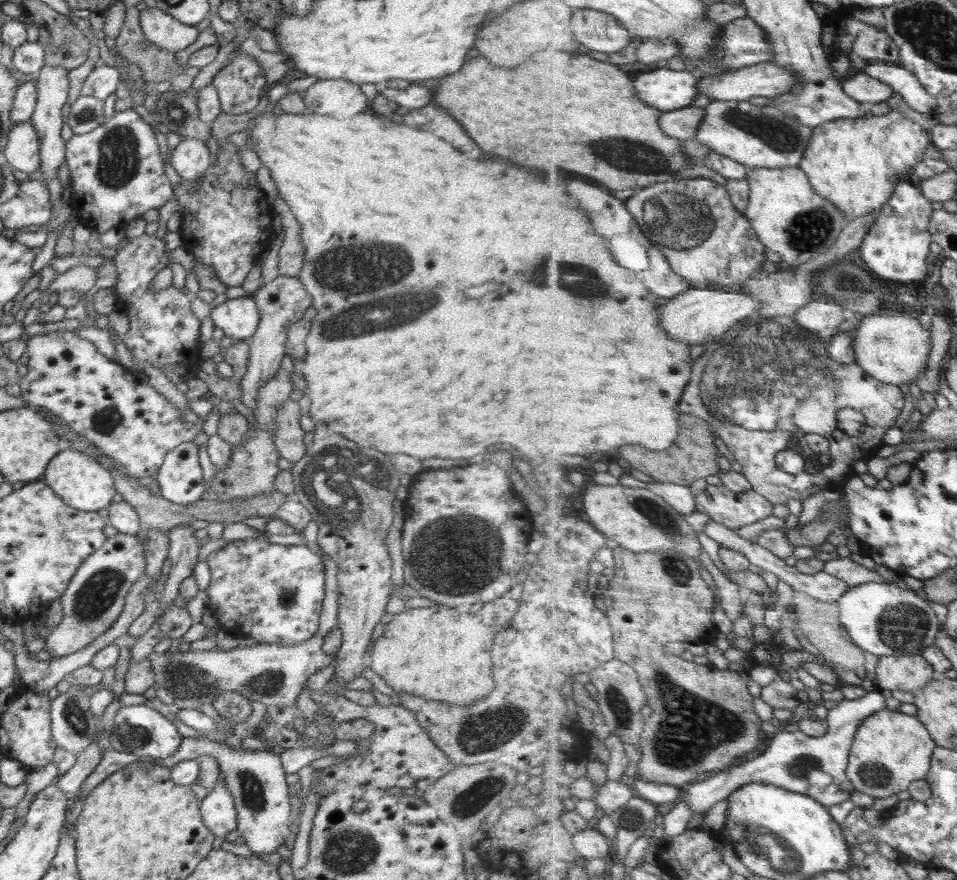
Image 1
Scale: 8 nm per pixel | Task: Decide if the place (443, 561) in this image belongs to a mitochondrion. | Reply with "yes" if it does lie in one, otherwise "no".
yes

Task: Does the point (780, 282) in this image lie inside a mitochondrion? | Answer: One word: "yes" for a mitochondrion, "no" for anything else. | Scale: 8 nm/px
no

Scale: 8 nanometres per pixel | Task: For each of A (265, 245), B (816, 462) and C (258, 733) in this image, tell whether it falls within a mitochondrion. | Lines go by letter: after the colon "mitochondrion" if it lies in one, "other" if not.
A: other
B: other
C: other

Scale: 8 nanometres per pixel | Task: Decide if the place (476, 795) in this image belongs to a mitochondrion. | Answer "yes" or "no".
yes

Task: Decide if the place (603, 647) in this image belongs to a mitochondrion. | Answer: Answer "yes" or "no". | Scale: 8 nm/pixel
no

